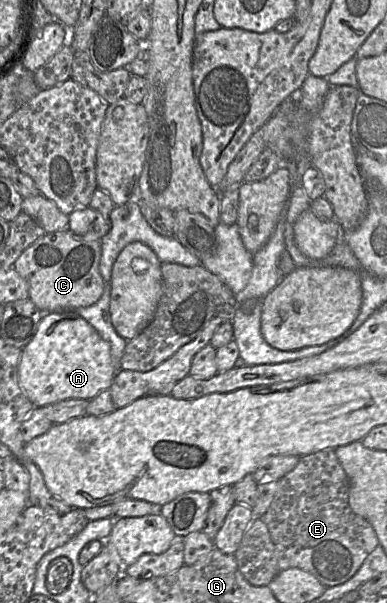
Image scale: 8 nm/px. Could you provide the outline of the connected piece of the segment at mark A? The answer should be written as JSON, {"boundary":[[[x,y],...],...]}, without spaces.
{"boundary":[[[76,311],[44,313],[35,335],[22,348],[18,367],[19,385],[35,407],[67,399],[90,400],[109,390],[115,375],[109,344]]]}

